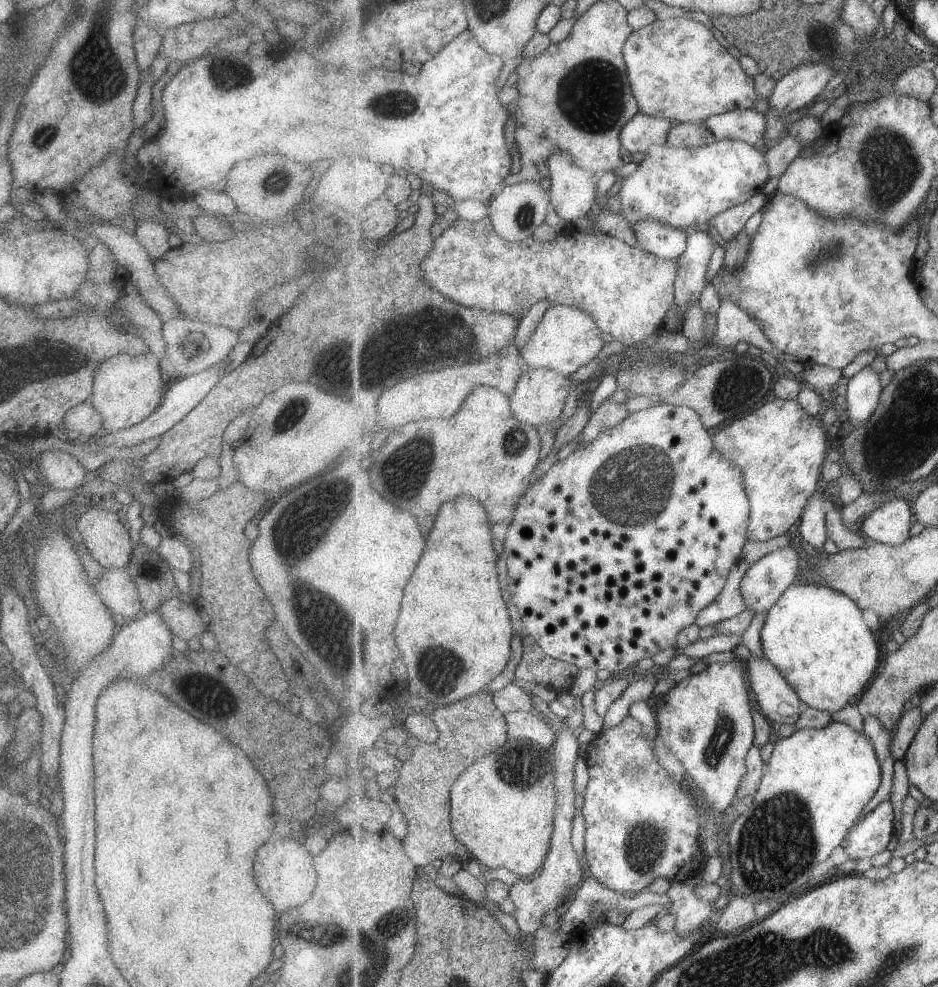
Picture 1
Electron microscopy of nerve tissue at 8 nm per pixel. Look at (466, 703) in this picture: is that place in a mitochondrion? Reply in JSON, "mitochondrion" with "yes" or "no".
{"mitochondrion":"no"}

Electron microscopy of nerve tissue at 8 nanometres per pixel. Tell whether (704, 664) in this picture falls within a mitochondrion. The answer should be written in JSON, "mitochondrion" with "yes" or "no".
{"mitochondrion":"no"}

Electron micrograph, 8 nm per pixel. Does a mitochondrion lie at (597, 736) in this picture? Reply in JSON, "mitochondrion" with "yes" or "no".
{"mitochondrion":"no"}

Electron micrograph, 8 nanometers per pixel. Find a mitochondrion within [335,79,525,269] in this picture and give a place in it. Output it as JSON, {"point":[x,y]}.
{"point":[399,105]}

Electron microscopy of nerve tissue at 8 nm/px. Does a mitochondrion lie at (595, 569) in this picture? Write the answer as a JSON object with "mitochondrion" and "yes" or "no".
{"mitochondrion":"no"}

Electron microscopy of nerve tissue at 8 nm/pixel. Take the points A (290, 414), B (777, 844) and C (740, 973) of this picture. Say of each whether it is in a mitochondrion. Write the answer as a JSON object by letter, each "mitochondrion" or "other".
{"A":"mitochondrion","B":"mitochondrion","C":"mitochondrion"}

